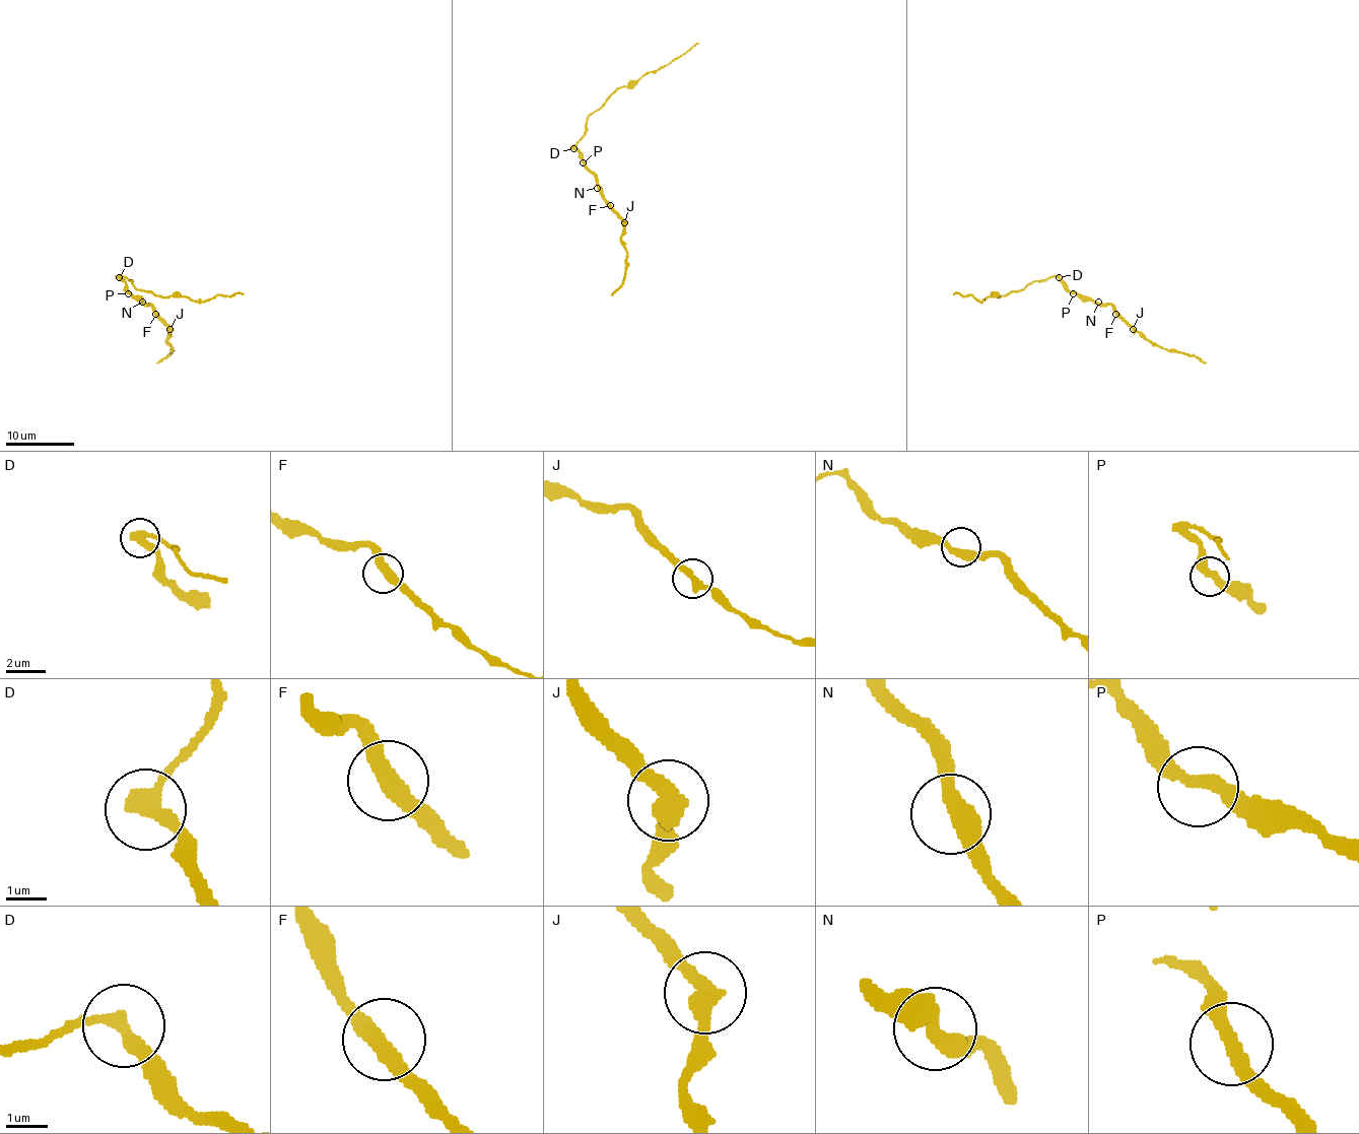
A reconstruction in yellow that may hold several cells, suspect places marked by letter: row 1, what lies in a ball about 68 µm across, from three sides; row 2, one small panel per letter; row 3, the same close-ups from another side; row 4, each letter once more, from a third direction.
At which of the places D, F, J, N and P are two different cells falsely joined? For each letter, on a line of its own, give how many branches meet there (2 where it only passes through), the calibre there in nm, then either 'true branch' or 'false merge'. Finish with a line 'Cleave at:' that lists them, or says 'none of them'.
D: 2 | 360 nm | false merge
F: 2 | 400 nm | true branch
J: 2 | 400 nm | false merge
N: 2 | 400 nm | true branch
P: 2 | 320 nm | true branch
Cleave at: D, J

